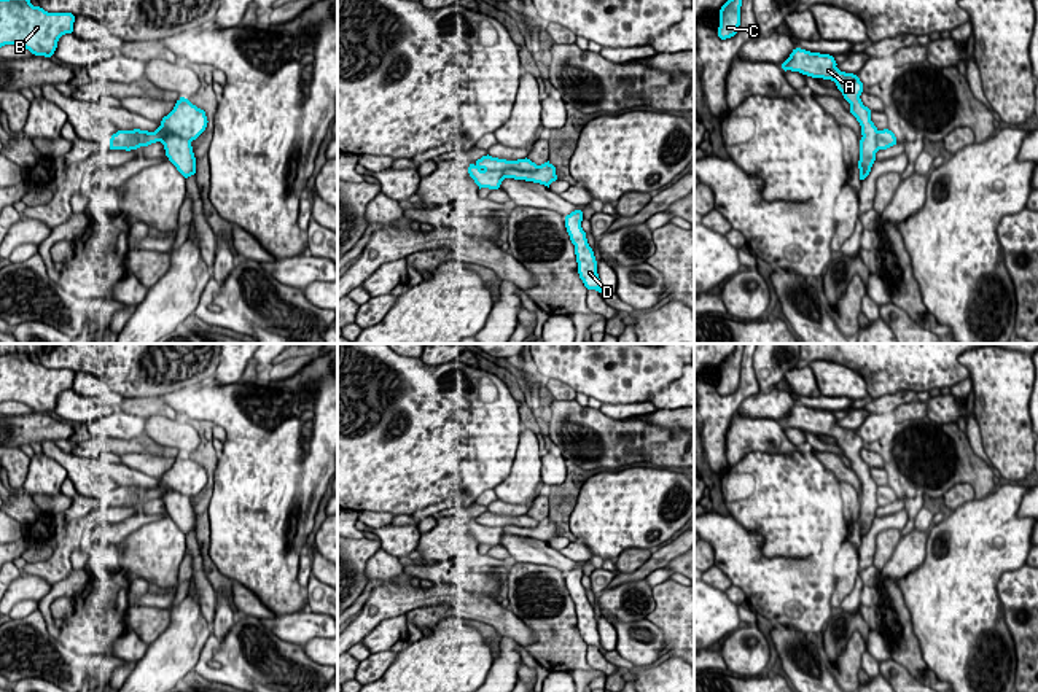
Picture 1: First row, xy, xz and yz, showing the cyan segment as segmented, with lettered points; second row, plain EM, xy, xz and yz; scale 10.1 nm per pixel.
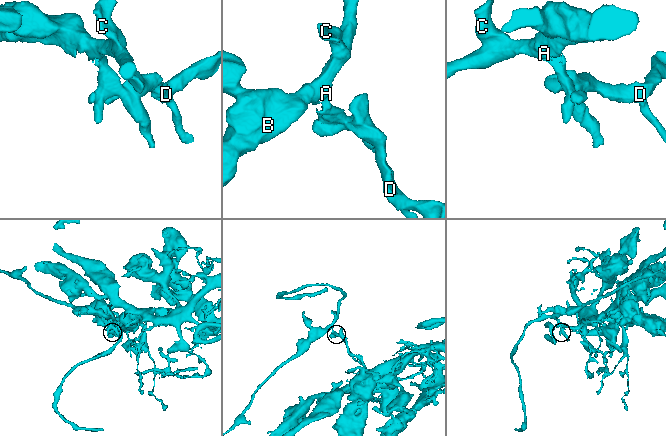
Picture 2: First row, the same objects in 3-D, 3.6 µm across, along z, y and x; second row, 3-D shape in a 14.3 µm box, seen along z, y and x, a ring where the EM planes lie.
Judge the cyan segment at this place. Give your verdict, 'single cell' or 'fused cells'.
fused cells

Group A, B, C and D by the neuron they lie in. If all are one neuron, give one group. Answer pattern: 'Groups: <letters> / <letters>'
Groups: A B C / D

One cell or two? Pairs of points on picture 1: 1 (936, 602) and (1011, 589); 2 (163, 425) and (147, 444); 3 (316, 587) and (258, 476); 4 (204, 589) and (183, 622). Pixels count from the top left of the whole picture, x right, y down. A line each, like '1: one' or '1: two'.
1: two
2: two
3: two
4: two

